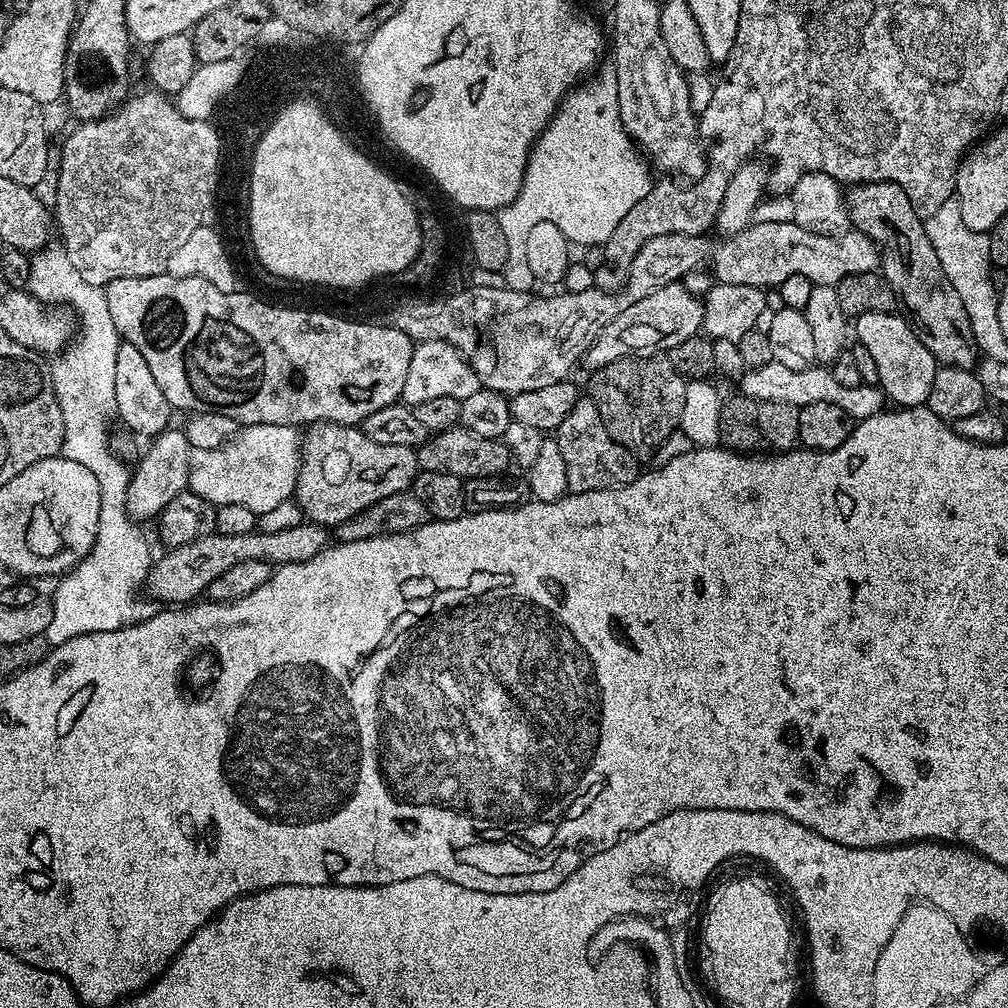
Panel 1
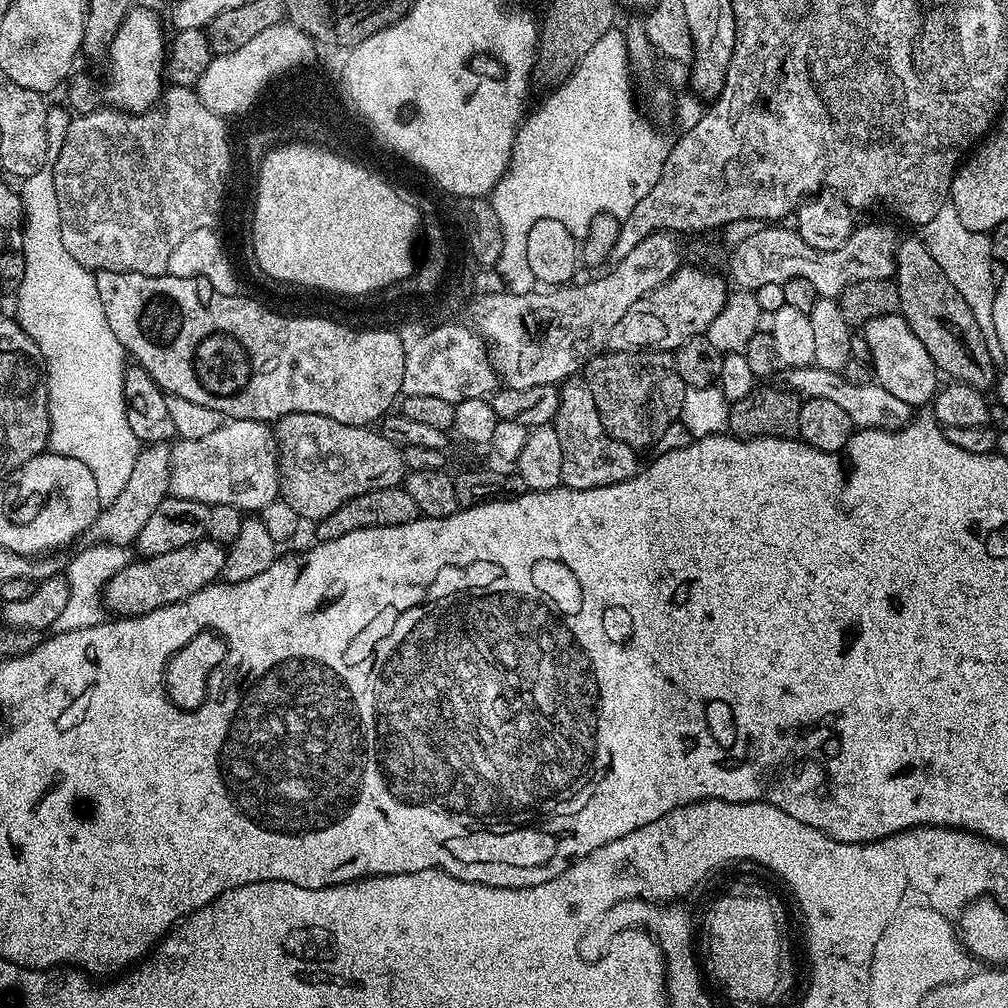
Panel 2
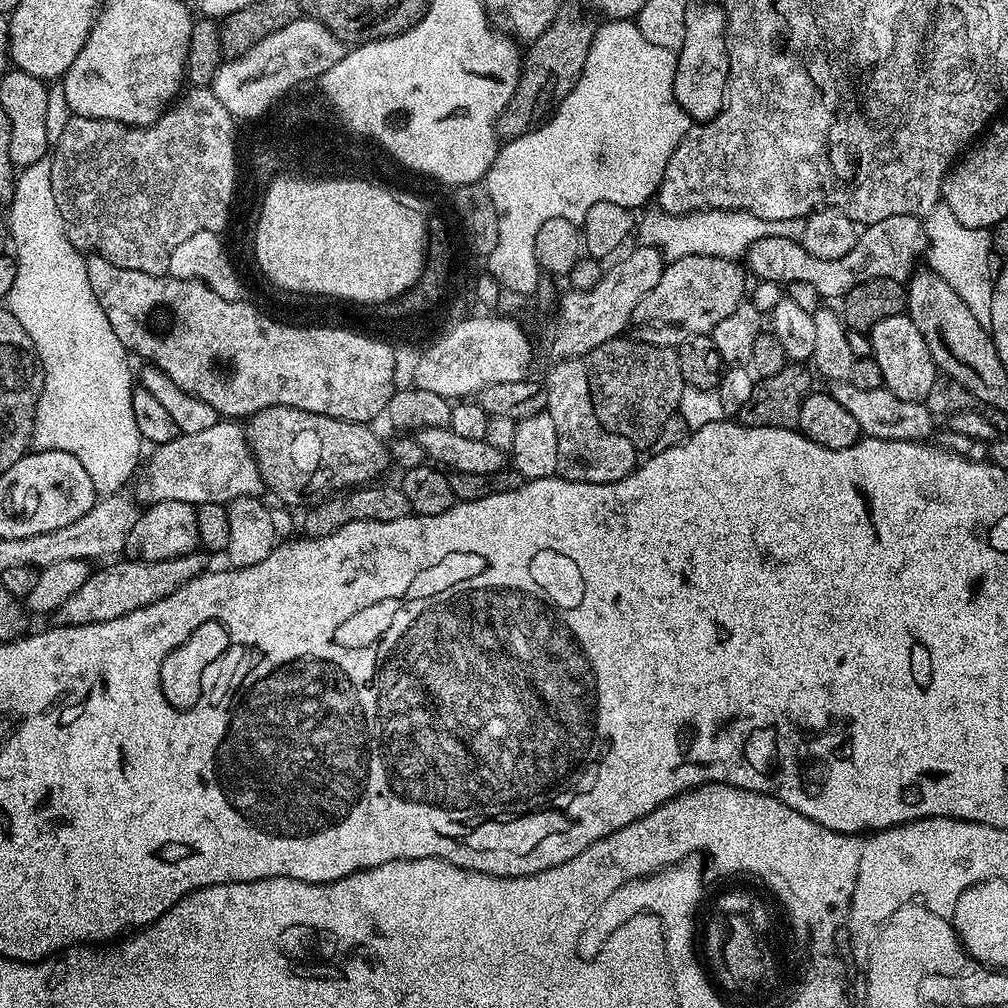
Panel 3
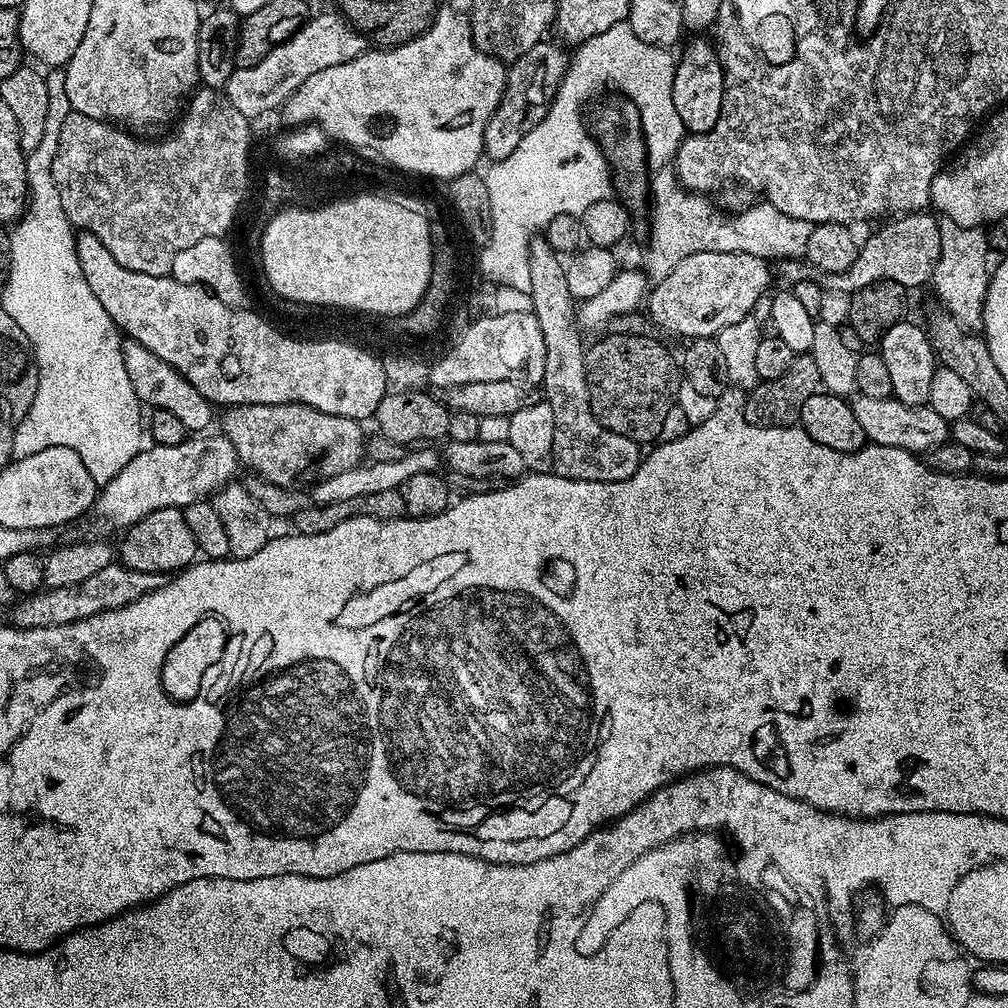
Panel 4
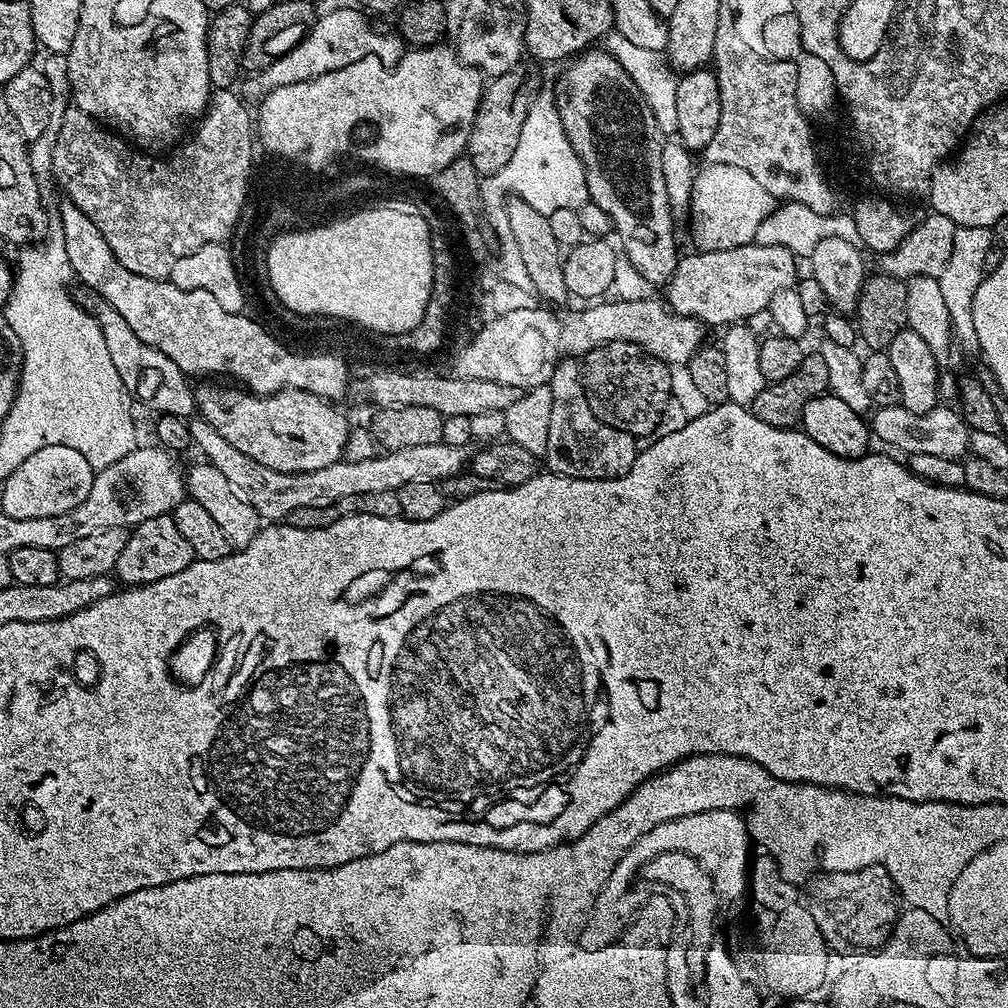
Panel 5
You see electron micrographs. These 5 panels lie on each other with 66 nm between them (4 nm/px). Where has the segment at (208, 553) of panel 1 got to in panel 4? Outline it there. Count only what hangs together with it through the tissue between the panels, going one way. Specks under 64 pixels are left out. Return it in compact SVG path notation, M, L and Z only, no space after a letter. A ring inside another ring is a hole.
M119 562L102 566L98 574L77 582L74 586L58 586L57 588L44 588L31 594L19 597L7 609L11 627L14 628L49 628L50 626L66 626L70 622L78 622L90 618L106 610L118 610L146 594L161 588L166 583L163 572L143 572L142 570L129 570Z

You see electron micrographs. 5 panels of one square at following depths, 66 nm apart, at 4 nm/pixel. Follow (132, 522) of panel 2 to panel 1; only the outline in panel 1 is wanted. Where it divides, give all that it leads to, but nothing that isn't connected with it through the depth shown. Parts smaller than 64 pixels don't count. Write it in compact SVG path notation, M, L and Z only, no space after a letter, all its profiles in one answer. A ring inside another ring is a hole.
M169 427L167 432L155 437L152 444L144 452L140 465L131 471L126 490L126 506L133 521L145 522L159 517L162 509L167 506L178 493L188 488L188 458L190 449L188 440L179 427Z

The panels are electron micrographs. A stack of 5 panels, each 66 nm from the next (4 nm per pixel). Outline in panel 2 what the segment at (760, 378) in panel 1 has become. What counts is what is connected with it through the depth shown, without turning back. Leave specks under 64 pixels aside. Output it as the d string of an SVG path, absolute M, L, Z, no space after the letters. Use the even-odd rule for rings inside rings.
M815 364L789 368L783 373L783 383L800 398L826 398L836 403L845 414L850 414L850 422L857 429L881 428L882 430L898 430L904 428L913 419L913 405L900 401L895 394L890 394L878 383L858 386L854 382L845 380L843 372L822 370Z

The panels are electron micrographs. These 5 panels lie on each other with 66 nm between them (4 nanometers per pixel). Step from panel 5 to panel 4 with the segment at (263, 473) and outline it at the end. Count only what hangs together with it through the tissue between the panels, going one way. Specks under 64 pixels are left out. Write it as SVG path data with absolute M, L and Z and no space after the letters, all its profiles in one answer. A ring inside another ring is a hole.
M416 446L405 456L398 458L396 462L361 462L350 470L342 470L342 474L334 474L333 476L317 479L310 488L312 497L300 492L304 490L289 490L277 484L271 484L269 480L265 480L255 474L249 475L250 478L246 480L246 487L250 495L259 502L262 508L266 509L269 516L273 518L279 518L279 516L290 518L299 508L308 507L310 500L313 504L346 502L346 498L362 498L362 494L379 494L382 490L400 489L402 482L406 482L406 478L410 478L410 474L437 471L441 467L442 456L437 449L435 452L432 448L435 447Z

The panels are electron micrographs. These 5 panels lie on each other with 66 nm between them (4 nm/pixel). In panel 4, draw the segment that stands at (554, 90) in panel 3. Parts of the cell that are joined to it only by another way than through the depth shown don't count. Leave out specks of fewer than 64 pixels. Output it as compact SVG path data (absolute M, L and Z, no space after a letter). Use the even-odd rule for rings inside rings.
M548 43L535 44L530 50L526 50L526 54L522 54L507 65L508 80L504 83L504 93L492 117L486 122L484 131L484 156L489 161L510 158L518 142L522 142L522 138L526 138L530 129L538 122L542 122L542 118L546 118L550 89L555 90L560 87L570 63L569 53L567 51L564 53L565 49L559 43L556 43L557 45Z

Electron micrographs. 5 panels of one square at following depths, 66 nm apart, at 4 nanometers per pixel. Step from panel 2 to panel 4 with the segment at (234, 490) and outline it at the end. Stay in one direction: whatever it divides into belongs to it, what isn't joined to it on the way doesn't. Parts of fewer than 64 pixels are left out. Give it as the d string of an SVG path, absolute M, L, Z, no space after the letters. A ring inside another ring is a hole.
M212 434L193 435L178 442L178 446L152 444L145 447L137 456L130 458L130 462L126 462L126 466L110 478L110 482L102 485L94 512L112 524L131 526L146 518L146 514L154 514L154 510L183 510L187 504L219 492L225 484L237 479L236 468L239 469L241 463L227 436L208 435Z

